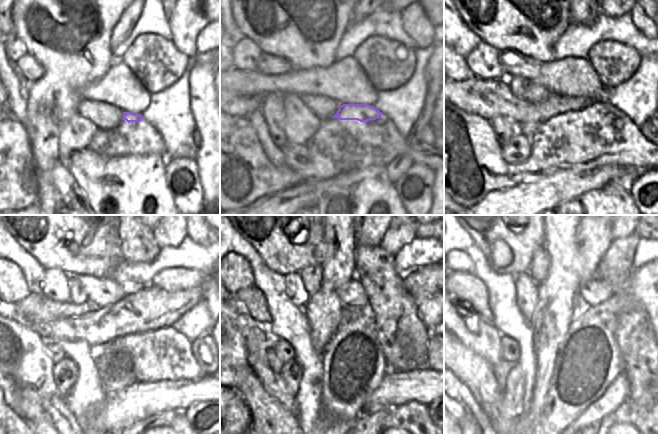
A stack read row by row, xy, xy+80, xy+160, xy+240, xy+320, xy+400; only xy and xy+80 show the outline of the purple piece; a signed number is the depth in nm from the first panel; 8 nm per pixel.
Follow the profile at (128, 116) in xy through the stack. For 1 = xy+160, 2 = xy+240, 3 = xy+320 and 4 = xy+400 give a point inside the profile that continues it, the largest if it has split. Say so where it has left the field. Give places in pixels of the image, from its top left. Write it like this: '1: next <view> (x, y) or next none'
1: next xy+160 (597, 108)
2: next xy+240 (185, 345)
3: next xy+320 (396, 313)
4: next xy+400 (643, 370)

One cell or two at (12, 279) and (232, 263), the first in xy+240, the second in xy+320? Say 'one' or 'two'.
one

